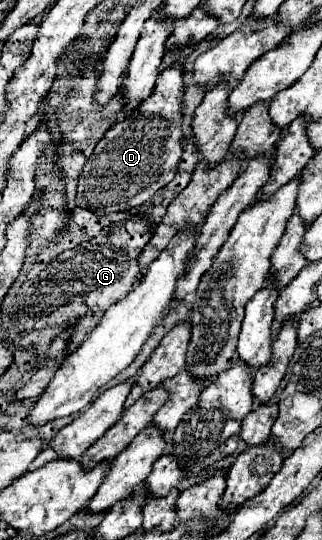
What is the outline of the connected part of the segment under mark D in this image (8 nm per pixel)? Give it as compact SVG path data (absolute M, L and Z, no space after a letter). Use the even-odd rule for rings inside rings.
M166 68L158 76L154 92L140 104L140 108L104 134L78 178L76 206L96 212L98 216L126 212L148 202L154 192L172 180L182 148L182 78L184 72L180 68Z

